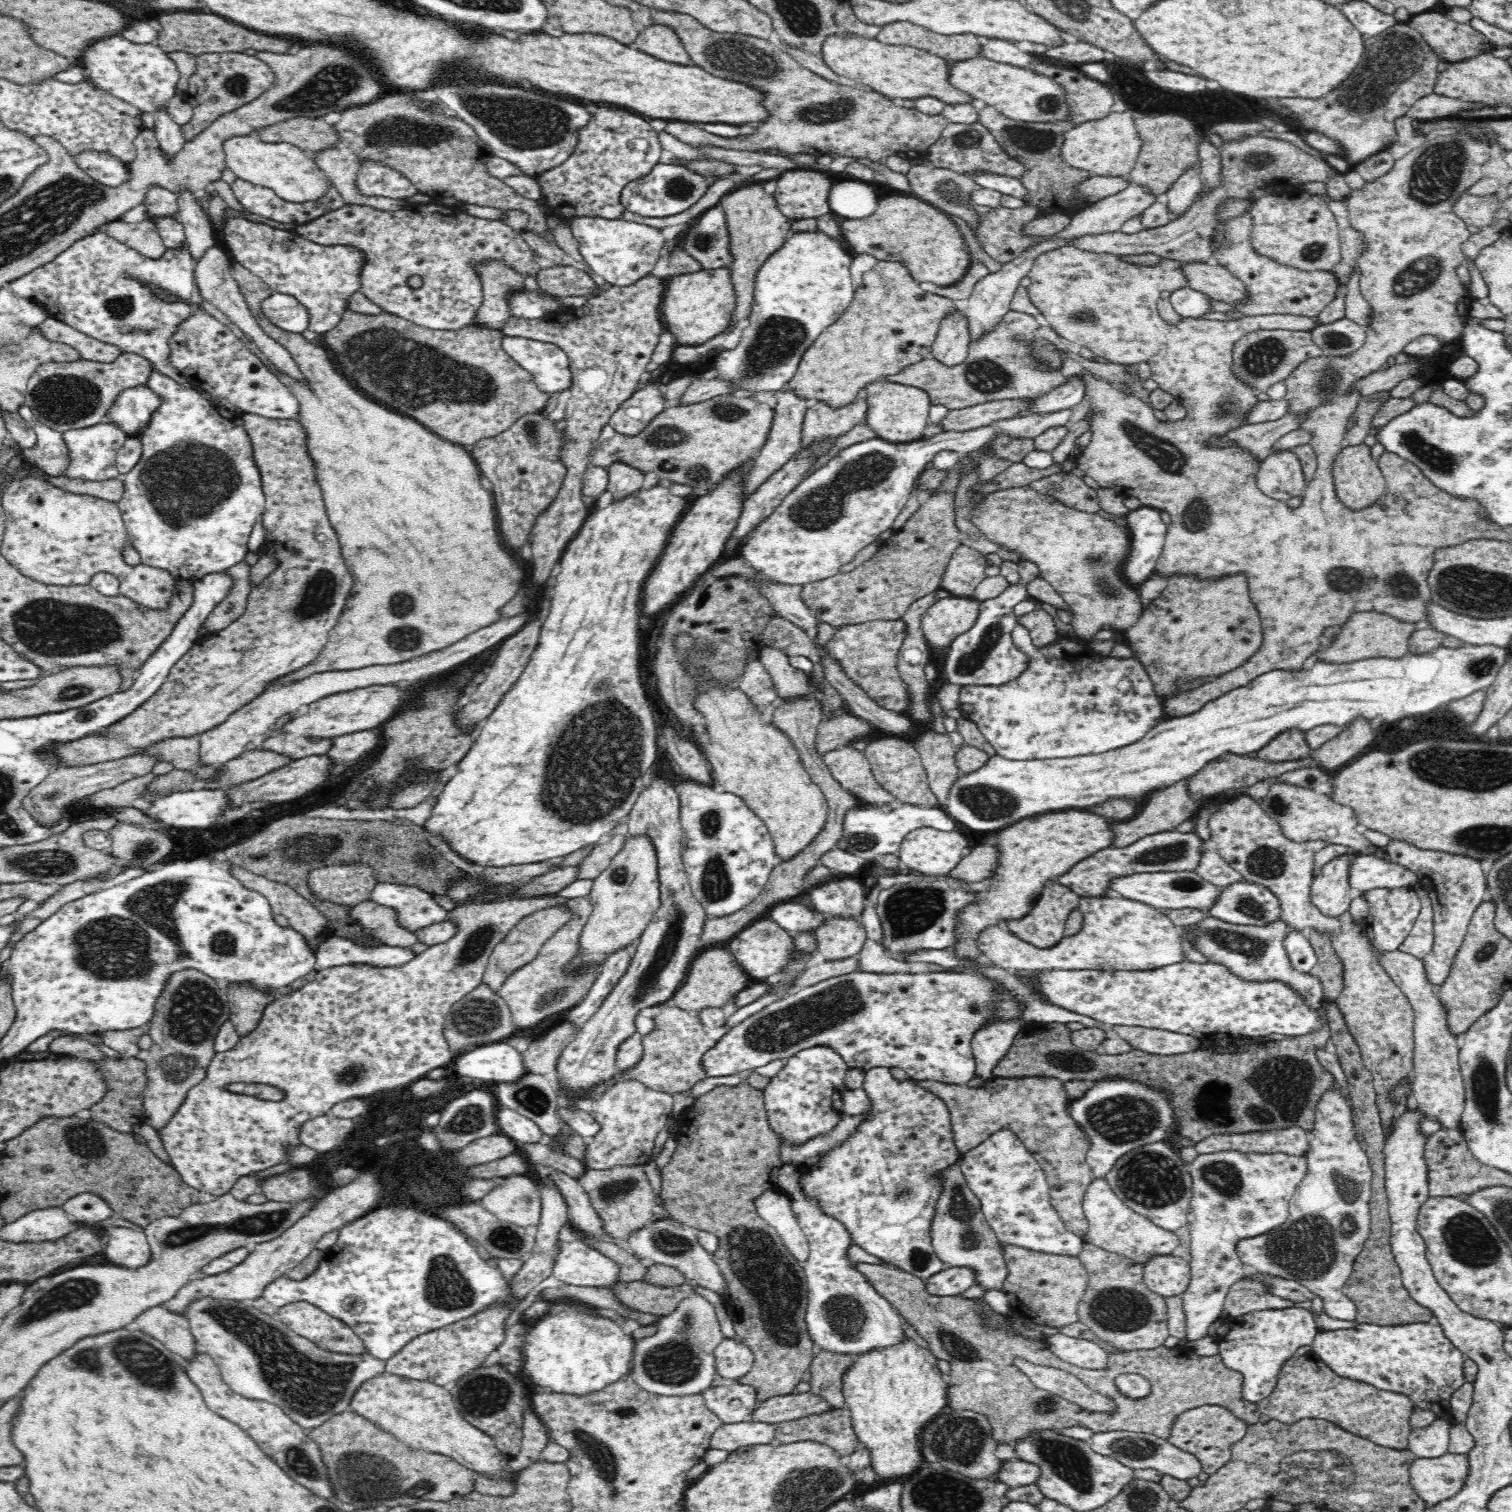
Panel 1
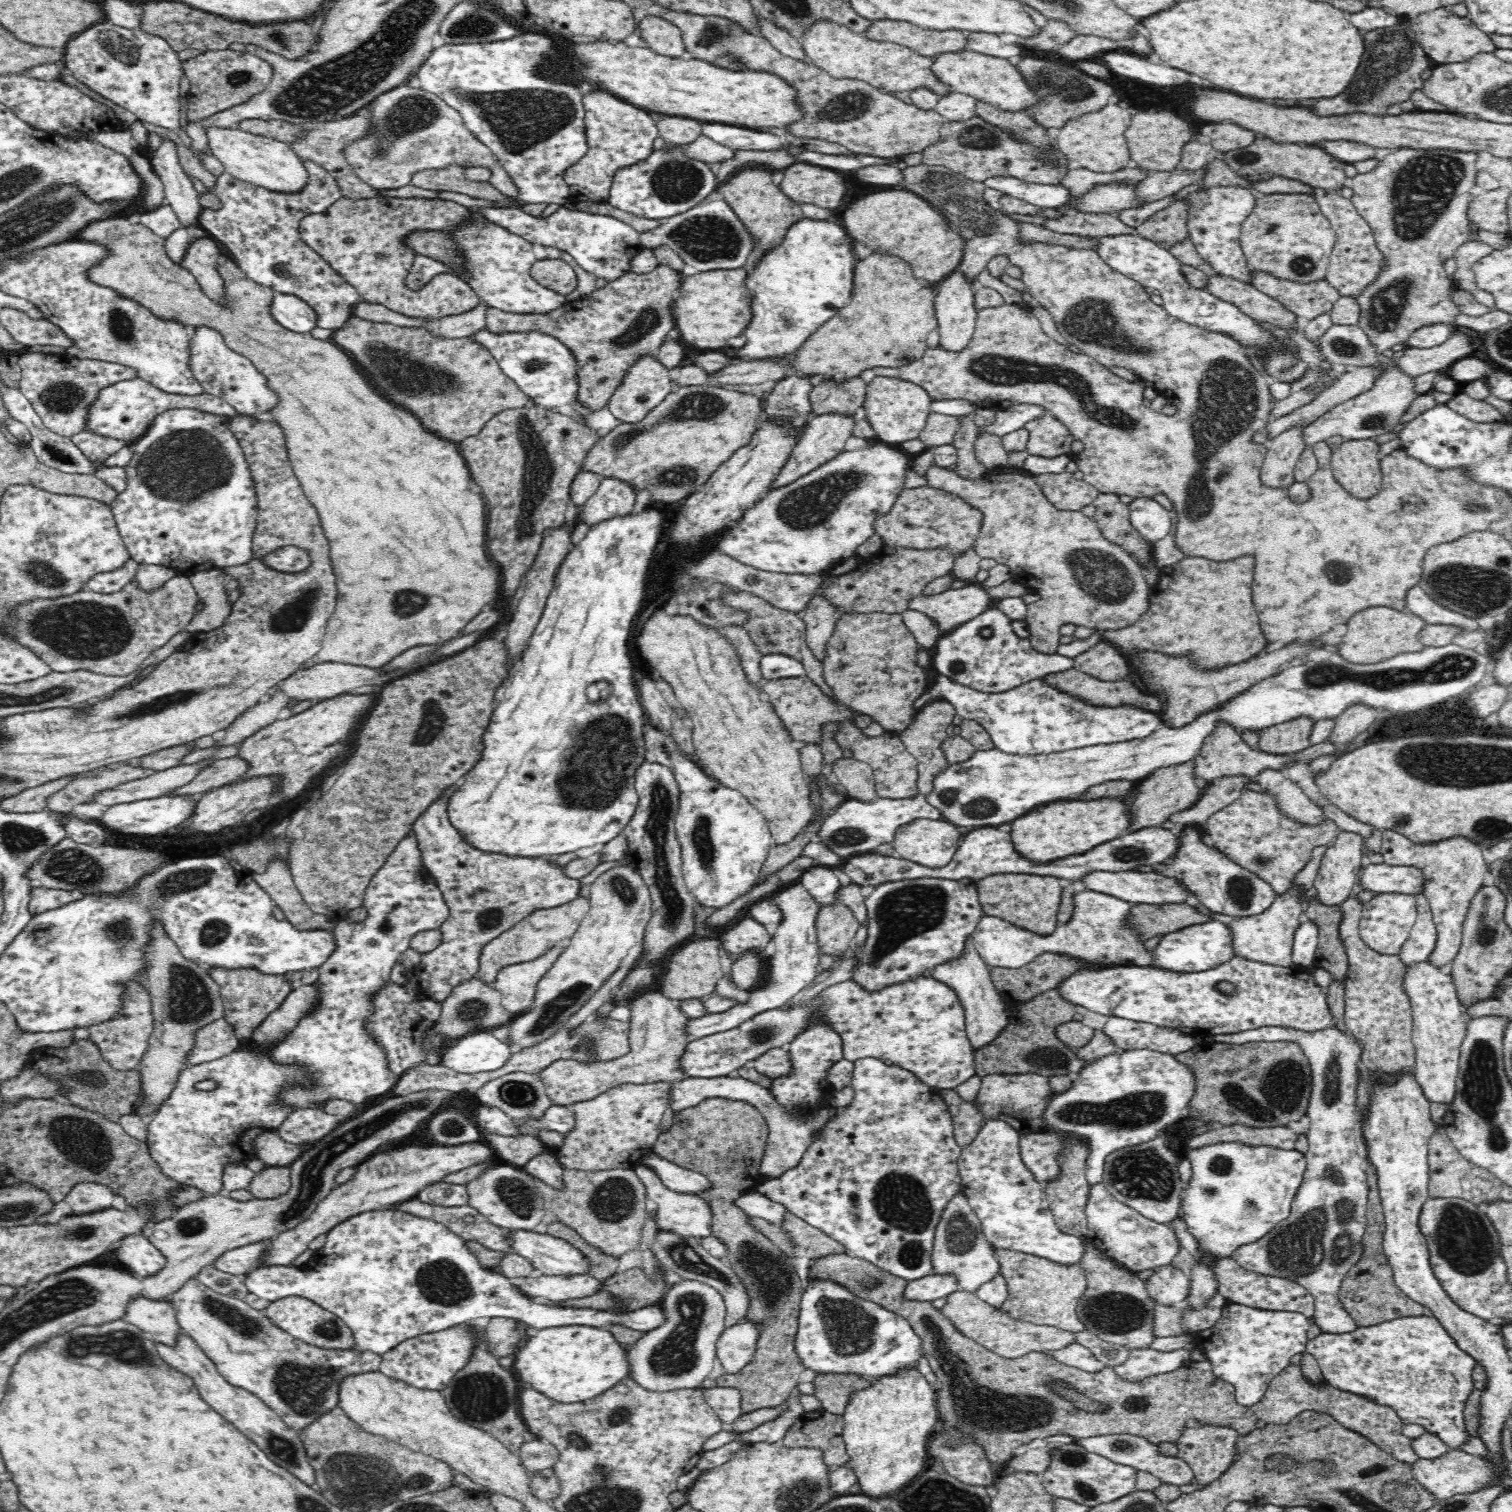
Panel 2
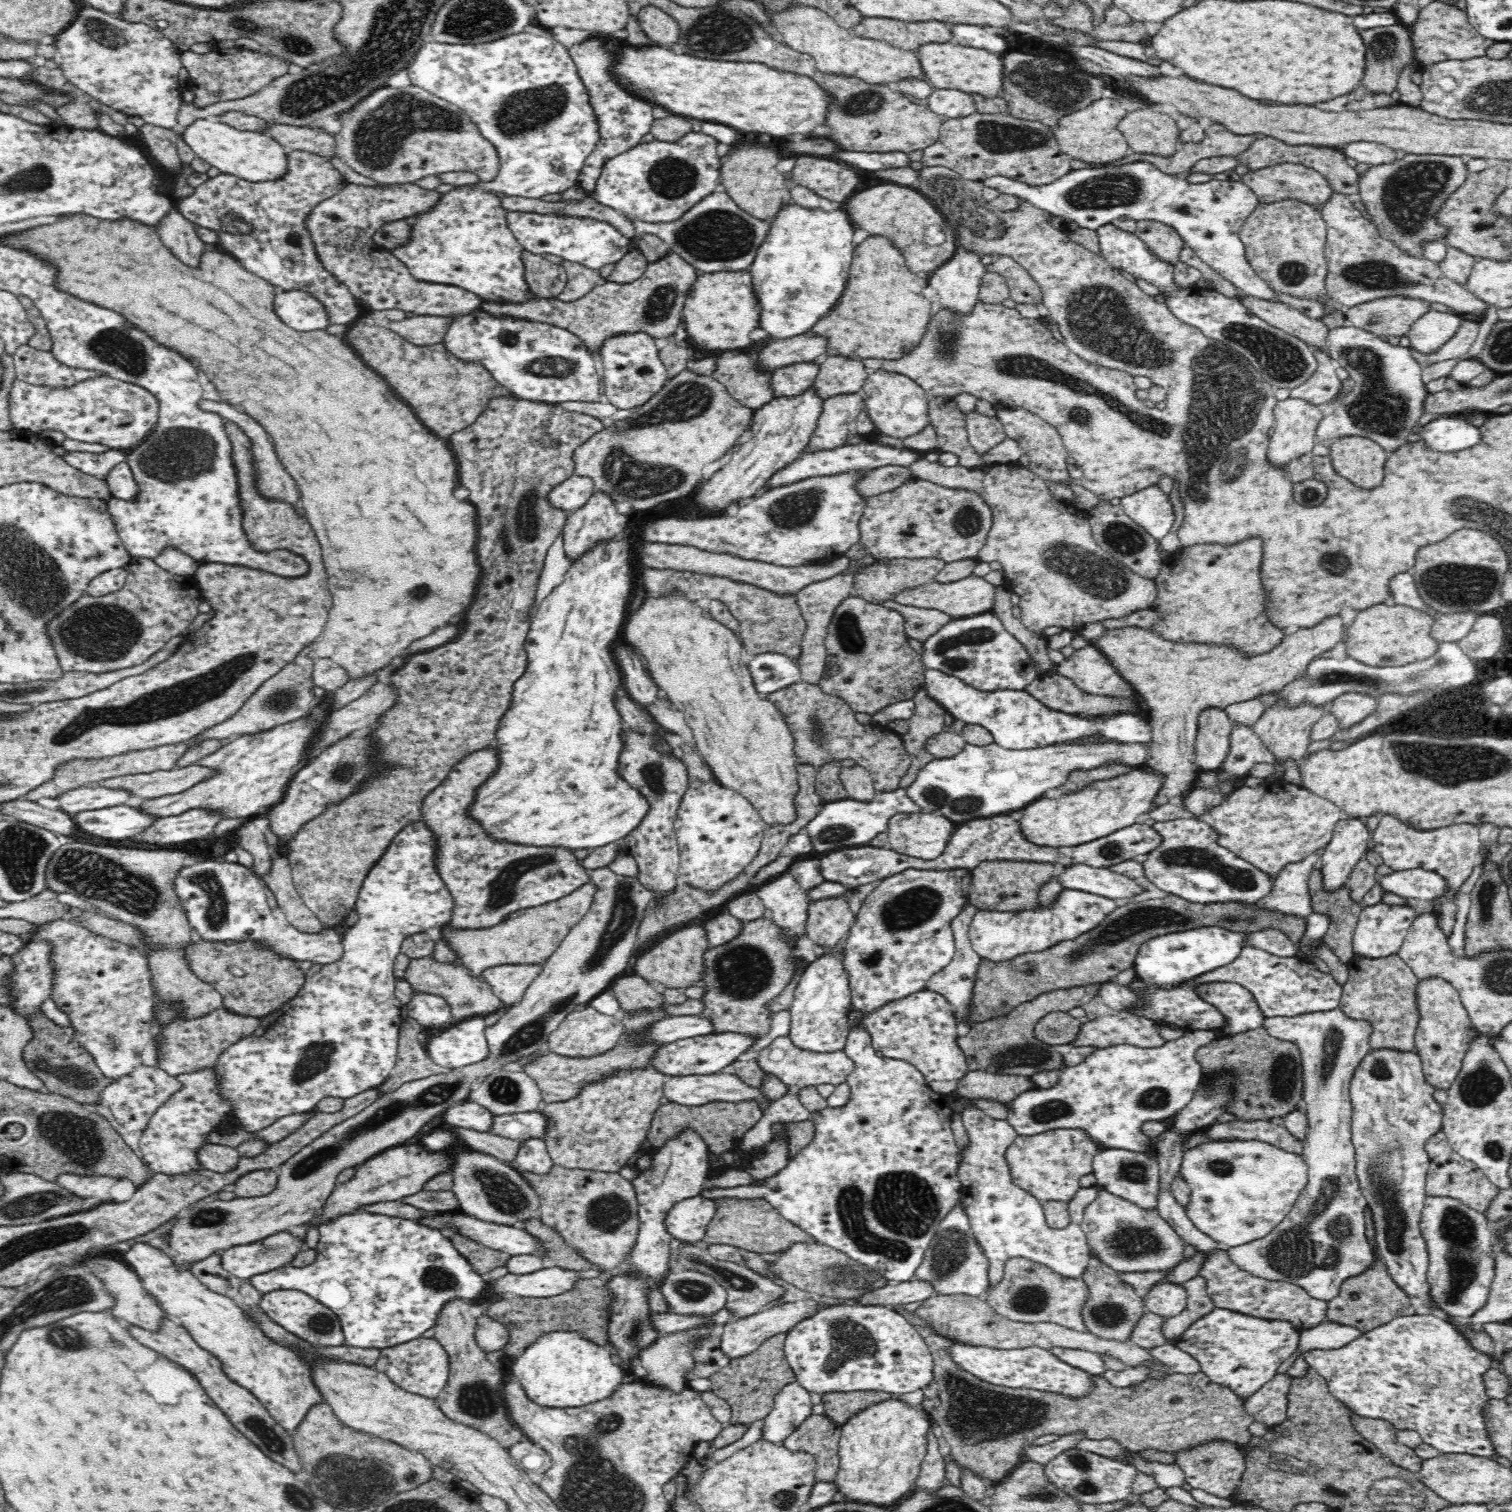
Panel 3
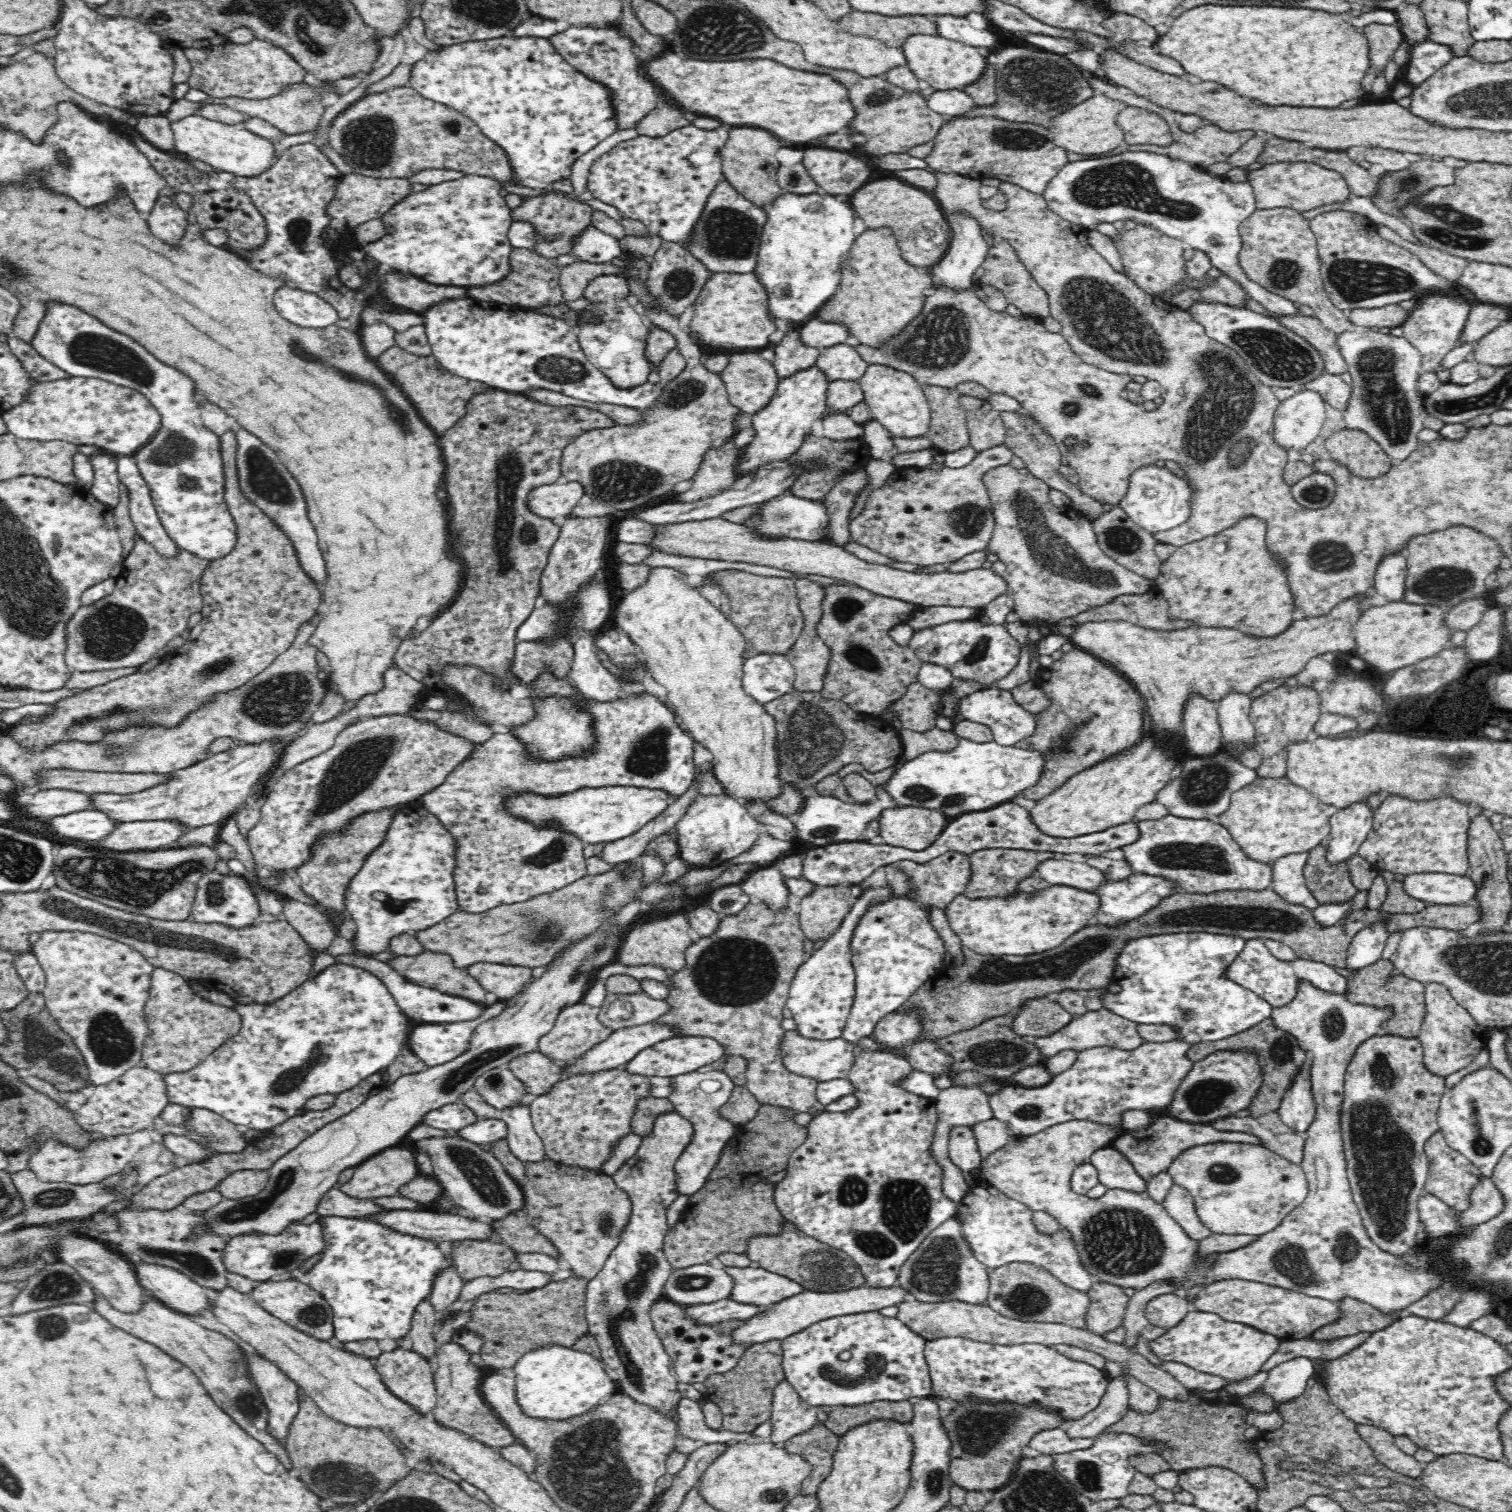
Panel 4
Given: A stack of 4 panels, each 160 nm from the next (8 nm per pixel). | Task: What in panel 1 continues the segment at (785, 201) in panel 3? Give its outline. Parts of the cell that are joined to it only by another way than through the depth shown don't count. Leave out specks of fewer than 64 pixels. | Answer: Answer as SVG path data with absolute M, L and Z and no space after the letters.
M760 182L752 183L732 190L726 196L723 196L718 204L726 217L730 255L732 255L732 262L727 269L730 271L731 282L734 284L734 290L736 290L736 308L734 308L734 314L732 314L732 322L724 330L724 334L732 332L740 320L750 316L752 300L754 300L752 292L755 290L755 277L758 269L770 255L782 248L786 239L792 234L790 231L792 220L780 213L774 196L768 196L764 192L762 184Z

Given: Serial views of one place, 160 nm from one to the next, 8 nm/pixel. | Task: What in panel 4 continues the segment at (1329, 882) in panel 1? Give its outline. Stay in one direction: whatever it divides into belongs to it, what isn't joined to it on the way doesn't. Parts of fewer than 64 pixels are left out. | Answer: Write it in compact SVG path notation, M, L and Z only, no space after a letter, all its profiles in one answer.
M1360 802L1340 809L1329 820L1331 834L1325 857L1330 865L1337 865L1358 855L1360 845L1372 831L1373 810Z

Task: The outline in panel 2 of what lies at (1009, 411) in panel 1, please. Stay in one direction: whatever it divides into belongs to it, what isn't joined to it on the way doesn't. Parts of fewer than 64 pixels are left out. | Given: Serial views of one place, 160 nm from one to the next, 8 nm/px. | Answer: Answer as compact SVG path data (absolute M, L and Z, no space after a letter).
M931 413L919 438L928 447L951 444L959 426L962 425L962 420L964 419L956 416Z

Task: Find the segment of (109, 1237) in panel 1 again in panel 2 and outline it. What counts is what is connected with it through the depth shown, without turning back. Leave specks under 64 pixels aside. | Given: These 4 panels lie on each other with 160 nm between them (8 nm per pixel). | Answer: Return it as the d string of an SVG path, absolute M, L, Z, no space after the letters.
M128 1234L114 1249L122 1267L136 1278L153 1276L166 1265L166 1258L142 1234Z

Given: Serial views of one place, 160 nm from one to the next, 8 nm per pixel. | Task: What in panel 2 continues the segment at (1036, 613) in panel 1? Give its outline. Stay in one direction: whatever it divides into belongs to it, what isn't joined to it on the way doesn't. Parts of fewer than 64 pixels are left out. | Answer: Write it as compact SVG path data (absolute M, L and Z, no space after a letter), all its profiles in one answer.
M932 464L925 477L929 486L958 495L967 505L982 513L980 532L973 547L955 558L949 573L954 580L962 580L968 585L977 584L979 561L993 558L1010 569L1012 579L1040 594L1039 601L1027 604L1024 619L1031 634L1028 639L1036 651L1057 653L1062 636L1059 630L1063 624L1071 622L1076 626L1094 628L1097 632L1120 630L1134 624L1148 610L1151 589L1145 582L1145 568L1130 552L1103 537L1095 517L1085 516L1082 511L1063 511L1056 508L1034 482L1032 474L1006 466L990 471L981 479L970 481L960 477L956 471L948 471L946 467Z

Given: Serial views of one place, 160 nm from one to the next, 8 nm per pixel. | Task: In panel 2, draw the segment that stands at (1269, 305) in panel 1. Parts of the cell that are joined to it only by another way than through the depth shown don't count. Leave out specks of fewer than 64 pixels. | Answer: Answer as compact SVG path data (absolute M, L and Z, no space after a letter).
M1250 270L1248 273L1253 288L1280 302L1283 308L1302 322L1331 313L1336 301L1341 298L1340 293L1325 279L1310 283L1296 283L1278 279L1267 270Z

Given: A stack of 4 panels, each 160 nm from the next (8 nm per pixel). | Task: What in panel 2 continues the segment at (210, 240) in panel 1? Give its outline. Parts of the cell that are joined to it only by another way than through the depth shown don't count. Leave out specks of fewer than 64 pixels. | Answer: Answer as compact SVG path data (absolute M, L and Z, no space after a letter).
M162 137L160 146L147 158L146 166L153 177L161 178L166 204L174 209L181 226L200 227L199 216L204 208L192 176L182 168L177 144L168 137Z

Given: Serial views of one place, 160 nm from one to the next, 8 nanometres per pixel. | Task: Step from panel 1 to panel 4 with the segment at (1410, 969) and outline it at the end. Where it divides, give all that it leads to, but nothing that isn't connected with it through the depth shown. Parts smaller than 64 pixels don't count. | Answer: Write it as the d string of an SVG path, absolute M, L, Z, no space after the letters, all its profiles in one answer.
M1425 983L1425 1016L1417 1039L1423 1047L1423 1062L1432 1074L1446 1077L1466 1068L1488 1043L1488 1029L1478 1025L1474 1017L1460 1006L1447 986Z

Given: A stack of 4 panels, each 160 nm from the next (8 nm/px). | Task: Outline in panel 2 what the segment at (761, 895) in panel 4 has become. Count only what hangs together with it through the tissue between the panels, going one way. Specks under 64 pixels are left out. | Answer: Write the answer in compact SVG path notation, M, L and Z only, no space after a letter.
M800 881L789 884L787 888L775 894L772 902L781 908L783 921L773 935L776 952L768 959L766 974L764 974L761 984L750 991L746 1002L738 1003L726 1012L708 1013L702 1018L690 1019L687 1022L687 1033L692 1041L736 1028L754 1015L768 1009L781 1007L800 991L806 991L808 984L820 974L818 968L820 950L815 924L821 906L813 900Z

